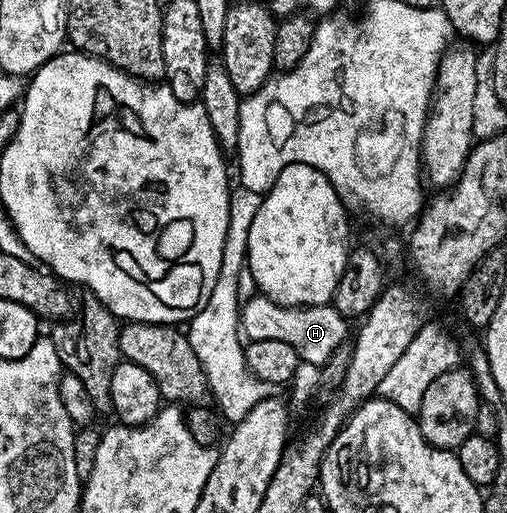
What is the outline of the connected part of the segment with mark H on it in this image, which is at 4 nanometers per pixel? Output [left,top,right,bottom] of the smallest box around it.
[240,293,349,365]

